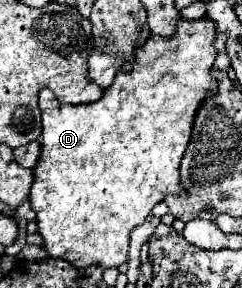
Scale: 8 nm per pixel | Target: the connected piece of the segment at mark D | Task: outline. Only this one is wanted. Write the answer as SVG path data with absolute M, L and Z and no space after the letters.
M203 17L203 19L195 19L195 21L187 21L187 19L179 19L175 35L173 37L159 37L159 35L151 35L143 47L135 47L135 55L133 61L127 61L115 75L115 81L111 87L107 87L103 91L103 97L95 103L89 105L67 105L55 99L55 95L49 89L43 89L39 93L39 107L41 107L41 117L43 117L43 133L41 133L41 159L35 167L35 181L29 193L29 201L33 211L37 213L37 225L39 225L39 233L43 235L45 243L43 247L51 253L51 257L55 259L67 259L69 263L73 263L79 271L85 271L91 265L99 265L103 269L107 267L119 267L127 261L127 251L129 251L129 233L133 227L141 225L145 221L145 217L151 213L151 209L161 203L169 193L185 193L185 187L181 185L181 175L179 175L179 165L181 159L185 155L185 149L189 145L191 139L191 129L193 129L193 121L195 121L195 113L201 107L201 103L205 99L211 99L211 95L217 93L217 79L211 77L211 67L213 61L217 57L217 51L213 47L215 43L215 33L217 27L211 19Z

